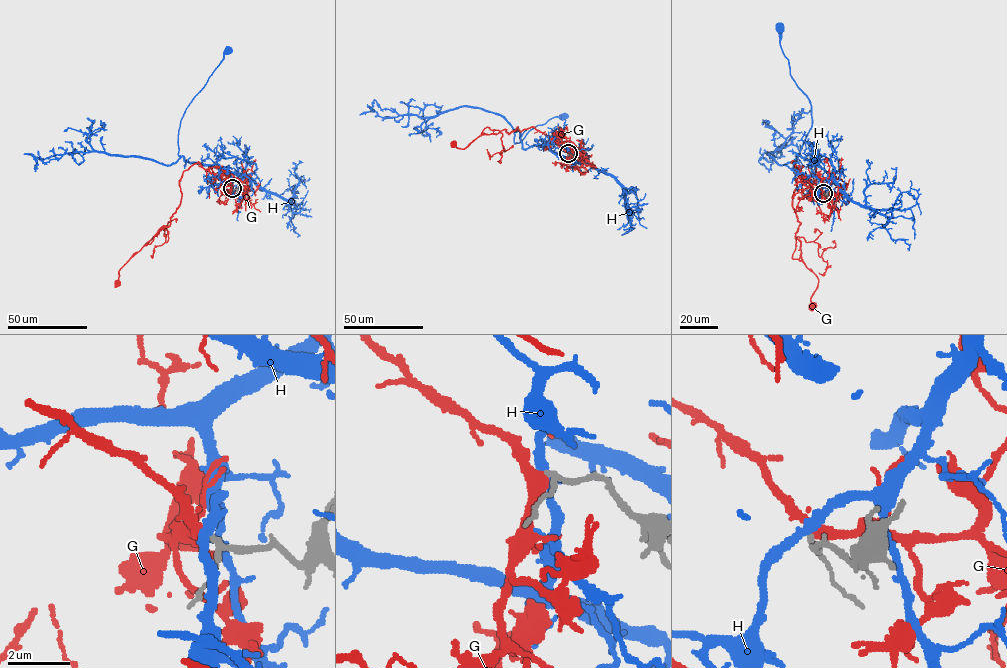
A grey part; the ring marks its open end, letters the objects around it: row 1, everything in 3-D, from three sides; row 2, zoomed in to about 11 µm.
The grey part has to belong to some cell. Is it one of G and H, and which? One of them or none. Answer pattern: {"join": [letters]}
{"join": ["G"]}

